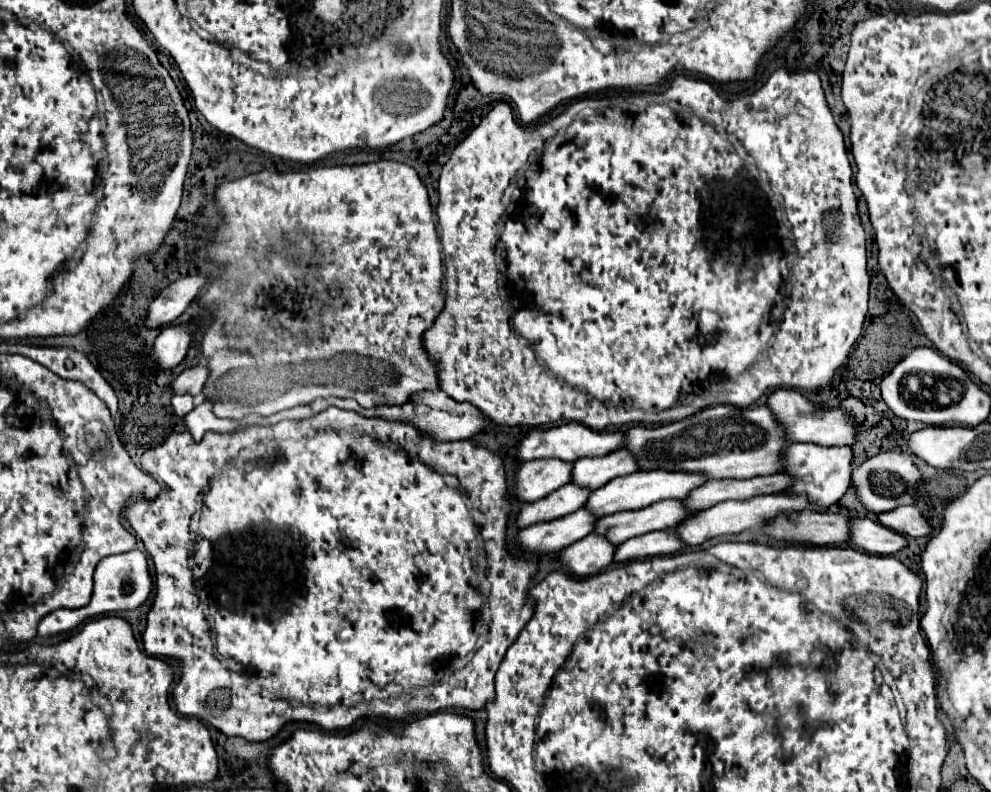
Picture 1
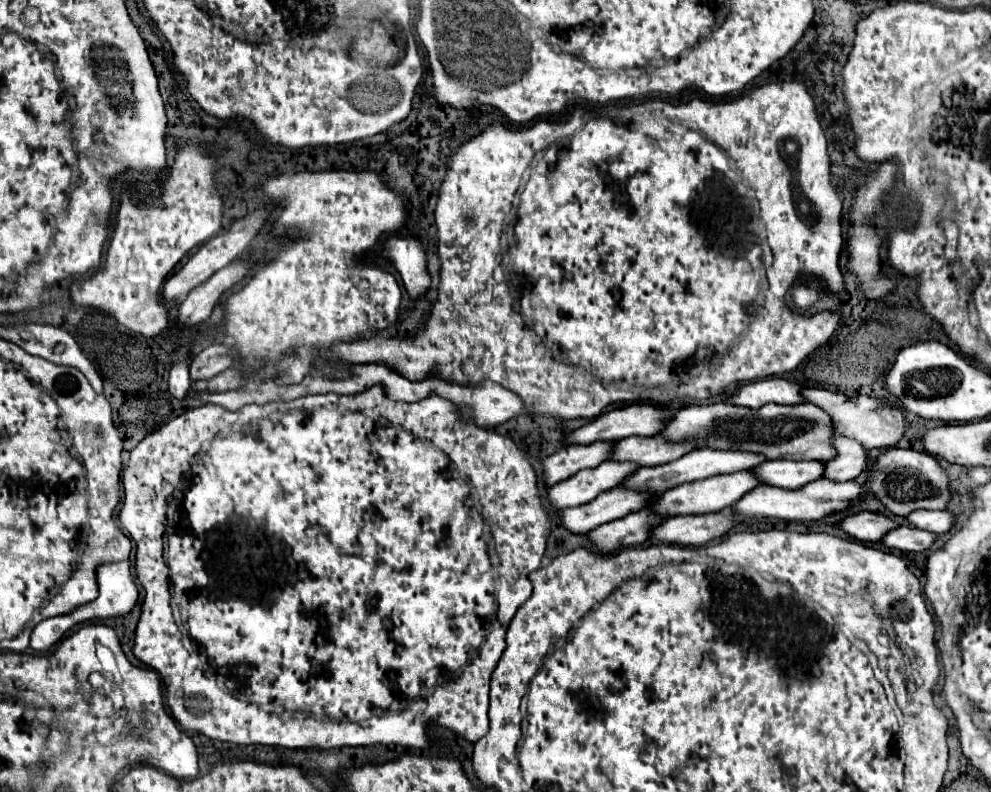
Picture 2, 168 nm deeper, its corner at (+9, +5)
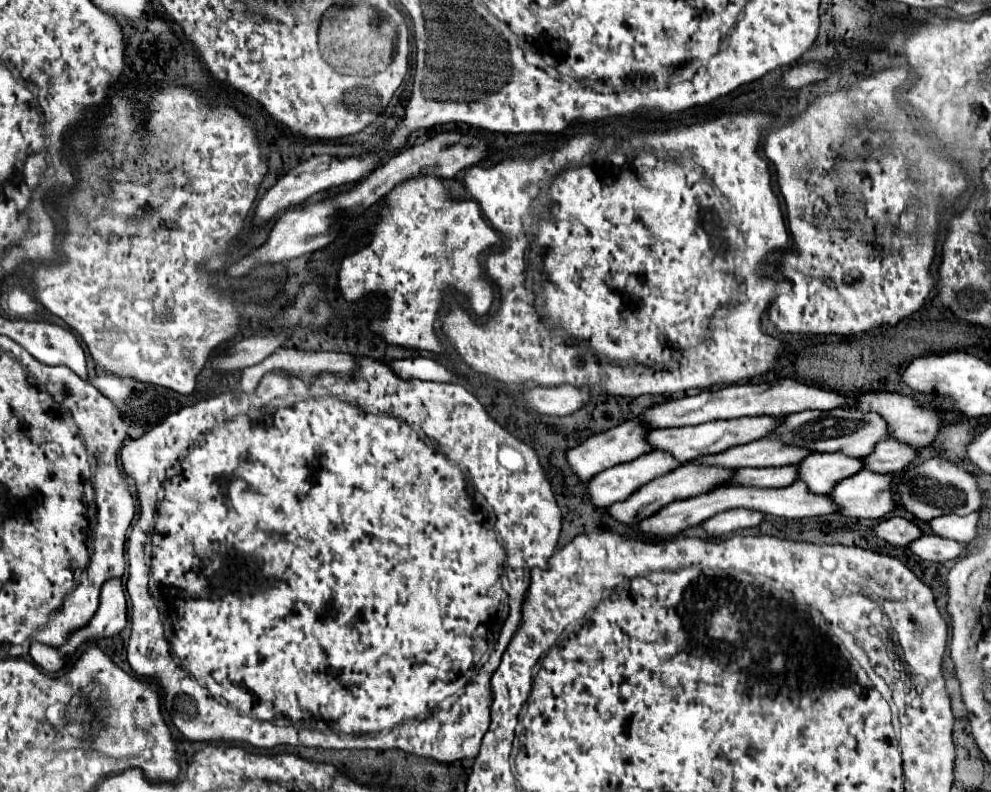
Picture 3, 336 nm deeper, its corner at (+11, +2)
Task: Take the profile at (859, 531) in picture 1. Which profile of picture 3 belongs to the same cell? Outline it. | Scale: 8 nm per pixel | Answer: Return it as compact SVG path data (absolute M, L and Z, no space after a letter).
M924 535L924 539L918 539L918 541L914 541L914 545L910 545L914 555L918 555L920 559L926 559L926 561L936 561L936 563L944 563L944 561L962 557L966 547L968 547L966 543L960 543L954 539L944 539L938 535Z

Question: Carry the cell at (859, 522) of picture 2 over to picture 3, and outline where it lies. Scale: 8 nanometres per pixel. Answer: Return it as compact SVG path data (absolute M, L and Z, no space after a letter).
M892 517L882 521L878 527L874 527L874 533L880 539L888 541L890 545L898 545L898 547L908 547L910 543L922 537L920 527L914 521L908 521L904 517Z

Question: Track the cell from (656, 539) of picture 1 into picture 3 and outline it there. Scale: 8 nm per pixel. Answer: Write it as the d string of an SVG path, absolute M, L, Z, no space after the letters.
M730 509L730 511L724 511L722 515L714 515L714 519L708 519L706 523L702 523L702 527L710 535L724 535L736 529L756 527L760 525L762 519L764 519L764 513L754 509Z

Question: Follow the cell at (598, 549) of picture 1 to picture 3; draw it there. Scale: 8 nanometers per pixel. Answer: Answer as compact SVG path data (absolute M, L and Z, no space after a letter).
M796 481L790 487L782 487L782 489L760 489L760 487L746 487L746 485L732 485L732 487L720 487L714 489L706 495L694 497L694 499L684 499L678 503L670 503L670 507L664 507L662 511L658 511L658 515L652 515L652 519L644 519L642 523L638 523L638 529L652 535L652 537L674 537L680 531L700 525L706 519L728 511L728 509L736 509L736 507L746 507L746 509L754 509L754 511L762 511L768 515L776 515L776 517L786 517L786 519L802 519L802 517L814 517L814 515L828 515L828 513L836 513L838 505L830 499L830 495L818 495L812 493L808 489L808 485L804 481Z

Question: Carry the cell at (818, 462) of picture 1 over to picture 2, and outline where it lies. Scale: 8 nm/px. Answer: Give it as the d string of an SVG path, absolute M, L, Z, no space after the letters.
M838 436L838 438L832 438L830 442L832 442L832 448L836 450L836 456L832 460L824 460L822 478L834 480L834 482L848 482L868 468L866 450L860 444L856 444L856 440Z

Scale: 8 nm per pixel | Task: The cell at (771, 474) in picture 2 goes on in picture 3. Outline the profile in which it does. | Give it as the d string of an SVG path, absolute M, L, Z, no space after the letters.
M814 453L810 459L800 463L800 479L808 483L814 493L828 495L834 489L834 483L848 479L864 469L864 461L858 457L836 453Z

